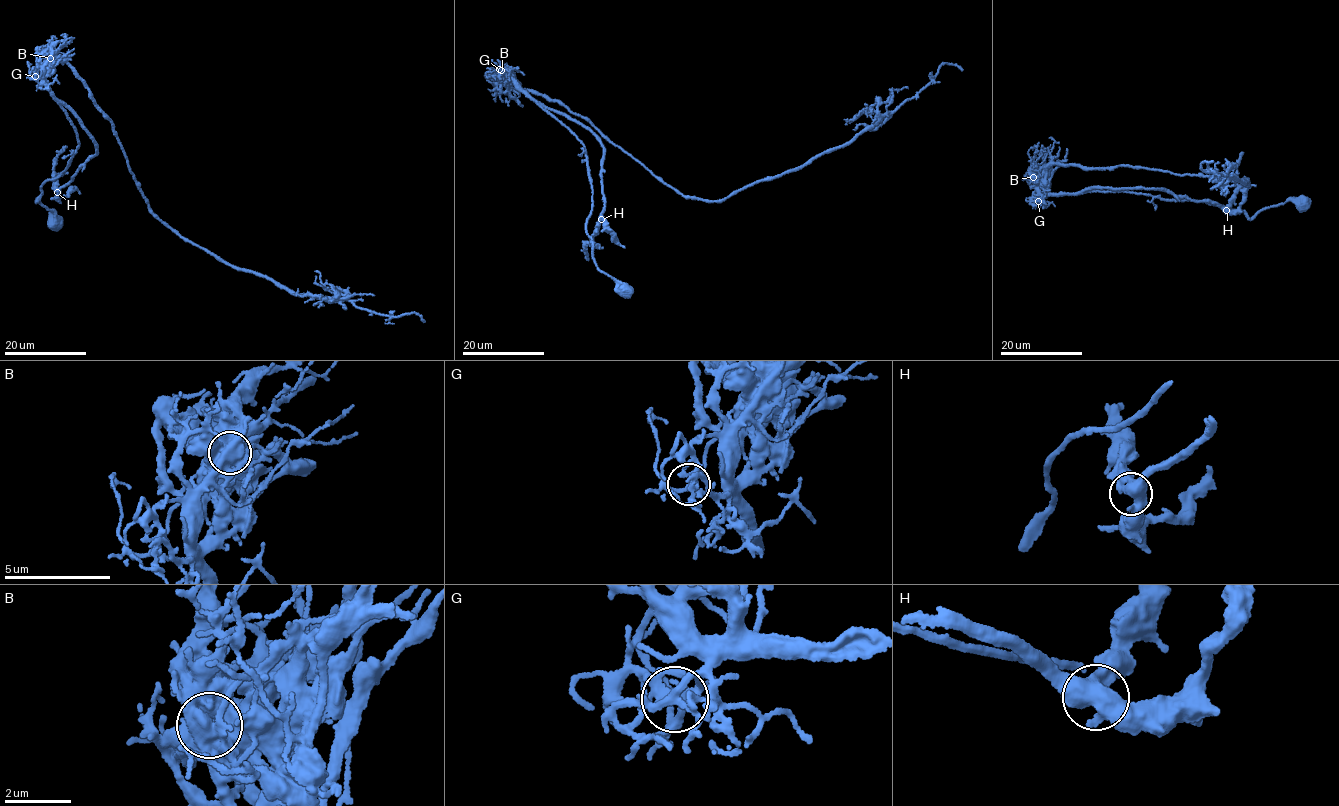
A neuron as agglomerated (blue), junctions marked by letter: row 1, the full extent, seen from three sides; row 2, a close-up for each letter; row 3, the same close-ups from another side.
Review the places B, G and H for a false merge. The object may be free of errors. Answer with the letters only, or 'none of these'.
B

